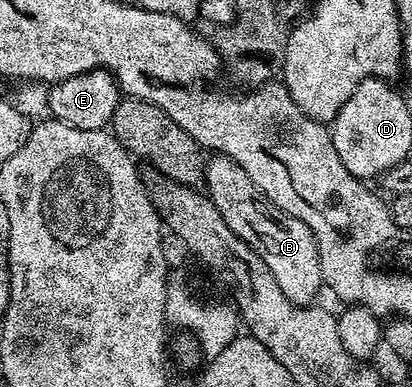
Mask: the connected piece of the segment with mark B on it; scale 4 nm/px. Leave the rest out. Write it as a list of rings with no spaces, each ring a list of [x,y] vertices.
[[[214,155],[205,165],[204,191],[209,201],[223,214],[223,222],[243,238],[267,262],[267,270],[275,274],[275,282],[279,282],[279,290],[291,298],[293,304],[312,305],[317,291],[322,291],[321,267],[319,266],[319,246],[315,242],[315,234],[299,222],[299,218],[291,218],[279,206],[262,196],[259,186],[247,178],[247,170],[239,166],[230,156]]]

